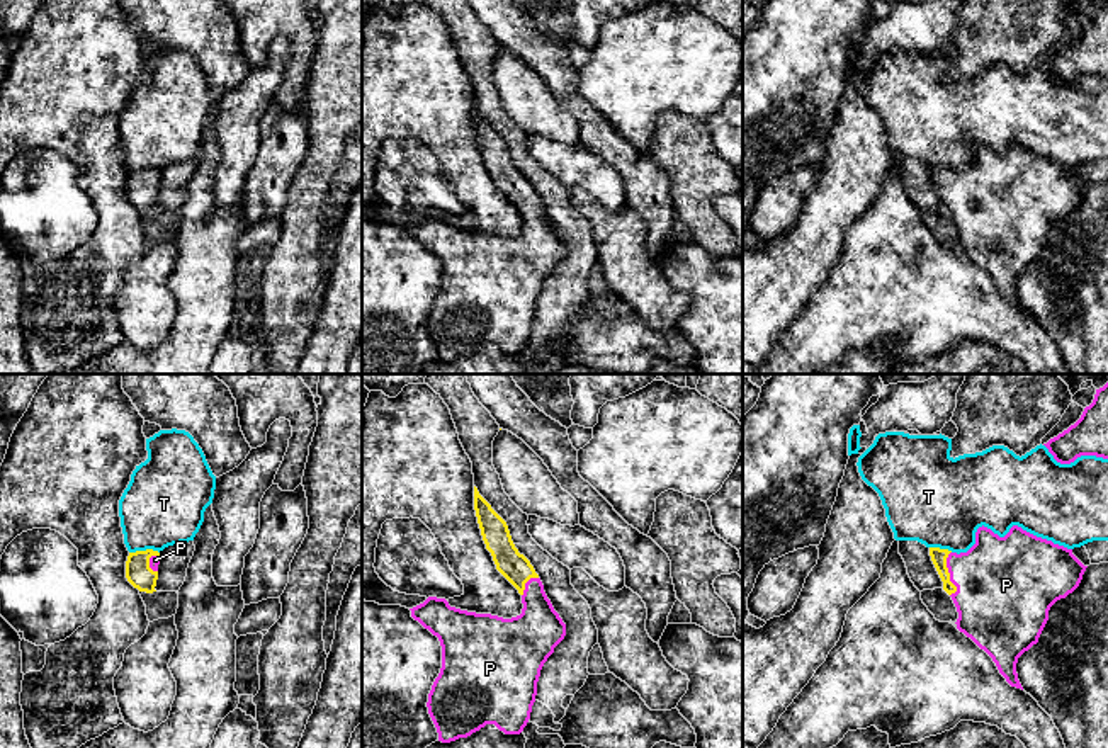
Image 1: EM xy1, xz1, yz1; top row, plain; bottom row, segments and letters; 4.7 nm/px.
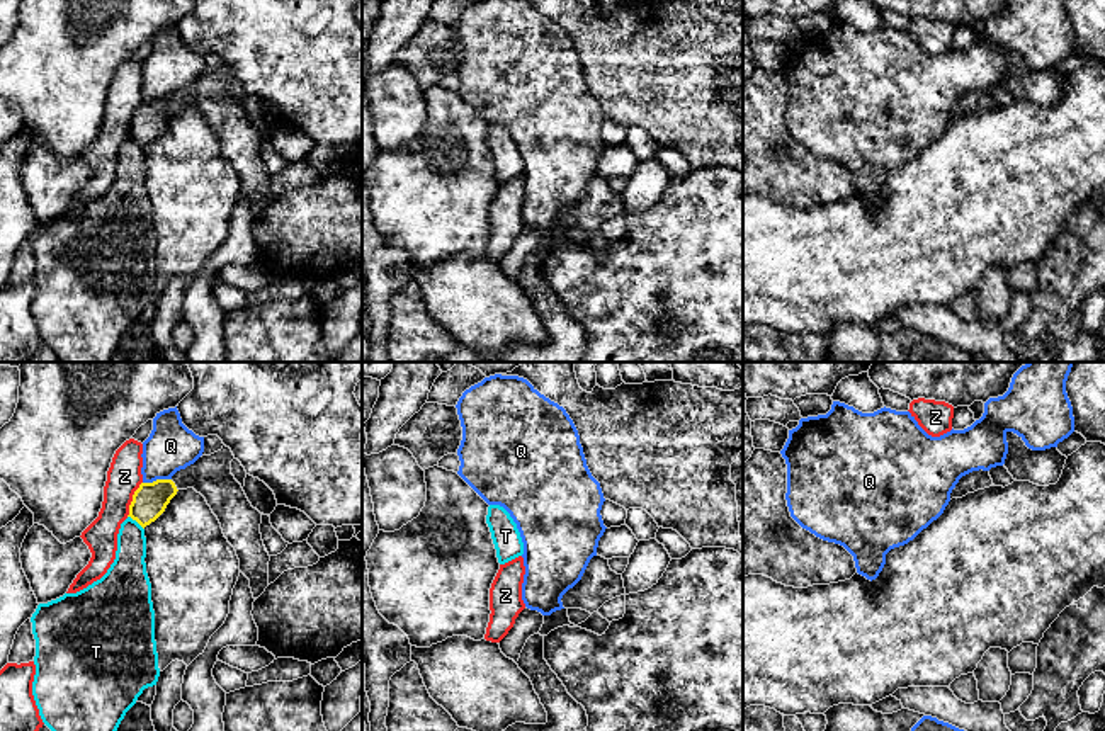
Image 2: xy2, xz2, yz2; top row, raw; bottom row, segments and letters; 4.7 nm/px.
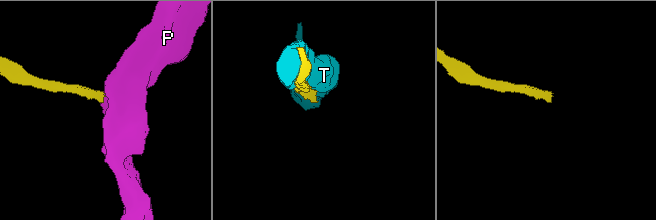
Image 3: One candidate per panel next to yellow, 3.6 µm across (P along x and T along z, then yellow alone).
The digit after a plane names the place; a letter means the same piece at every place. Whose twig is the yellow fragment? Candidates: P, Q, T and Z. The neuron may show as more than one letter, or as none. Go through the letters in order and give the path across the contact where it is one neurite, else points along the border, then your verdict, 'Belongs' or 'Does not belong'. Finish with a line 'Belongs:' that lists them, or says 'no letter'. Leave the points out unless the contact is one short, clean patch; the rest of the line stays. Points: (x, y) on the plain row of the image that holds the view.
P: Does not belong
Q: Boundary: xy2 (170, 97), (143, 102). Does not belong
T: Does not belong
Z: Boundary: xy2 (141, 101), (126, 135). Does not belong
Belongs: no letter

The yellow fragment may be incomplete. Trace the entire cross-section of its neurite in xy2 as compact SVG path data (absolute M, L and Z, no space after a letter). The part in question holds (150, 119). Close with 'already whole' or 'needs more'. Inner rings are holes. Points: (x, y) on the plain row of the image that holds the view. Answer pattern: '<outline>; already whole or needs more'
M223 65L221 70L177 90L170 99L141 102L133 114L128 136L144 148L165 131L178 109L194 107L218 136L224 156L236 170L240 190L250 199L253 218L258 218L269 206L270 175L260 153L262 133L252 126L231 94L233 78L231 68Z; needs more

